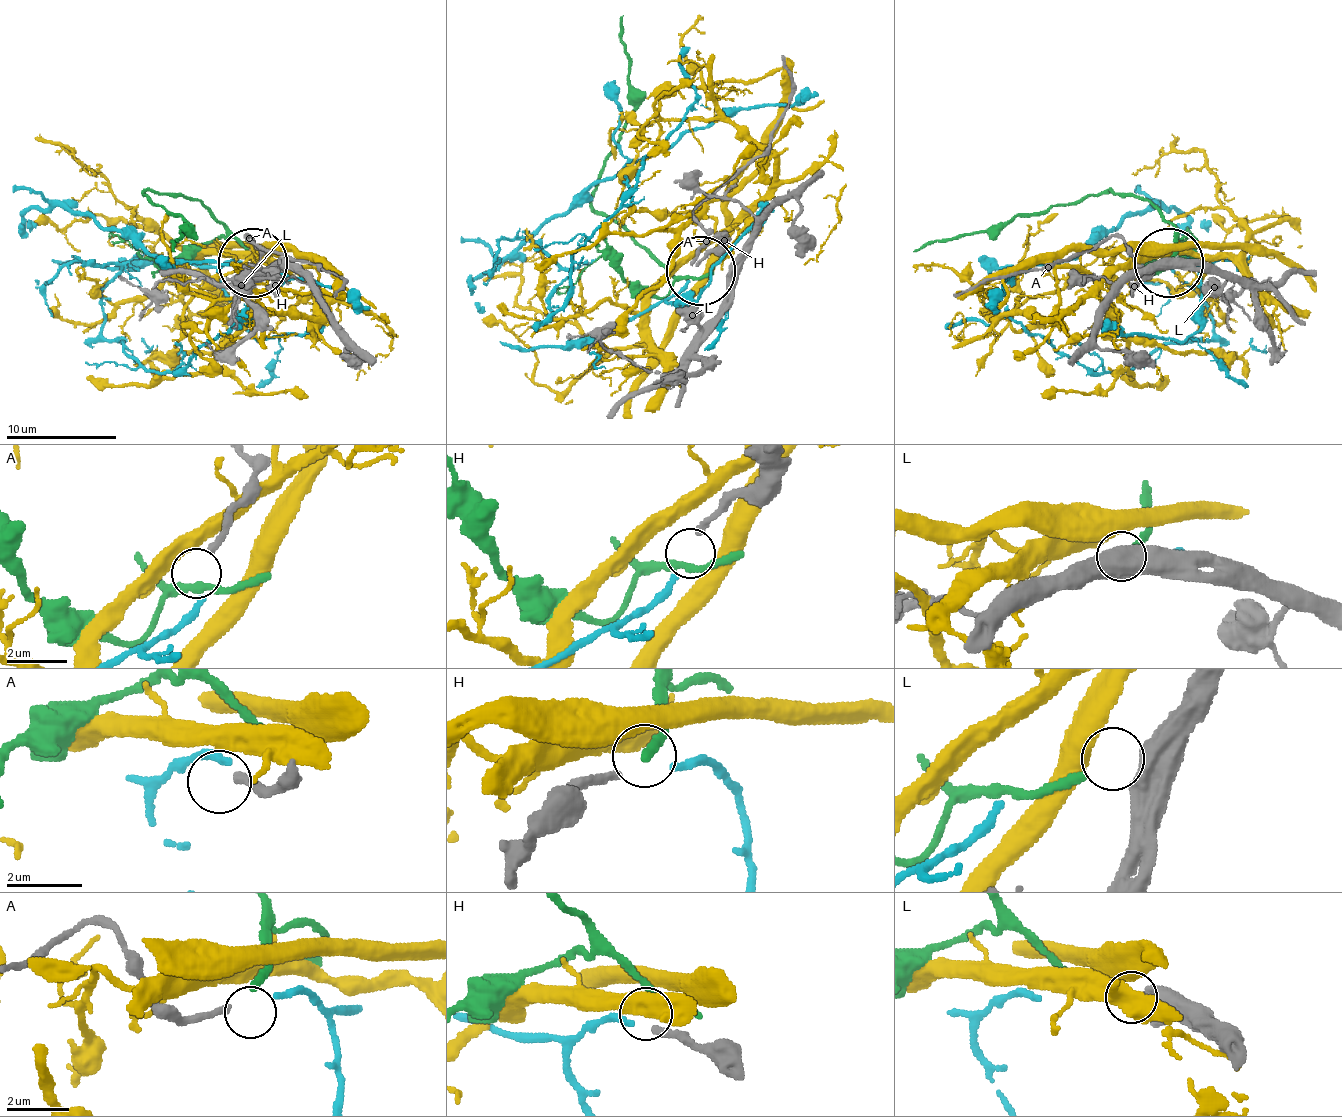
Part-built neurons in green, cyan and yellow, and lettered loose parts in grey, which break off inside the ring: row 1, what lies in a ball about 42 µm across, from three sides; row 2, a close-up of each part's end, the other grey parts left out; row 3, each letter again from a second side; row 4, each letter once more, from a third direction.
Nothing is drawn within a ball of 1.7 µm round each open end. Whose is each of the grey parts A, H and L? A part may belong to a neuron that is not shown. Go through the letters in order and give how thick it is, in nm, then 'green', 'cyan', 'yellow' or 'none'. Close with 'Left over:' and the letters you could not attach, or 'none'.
A: 240 nm | none
H: 200 nm | cyan
L: 500 nm | green
Left over: A

